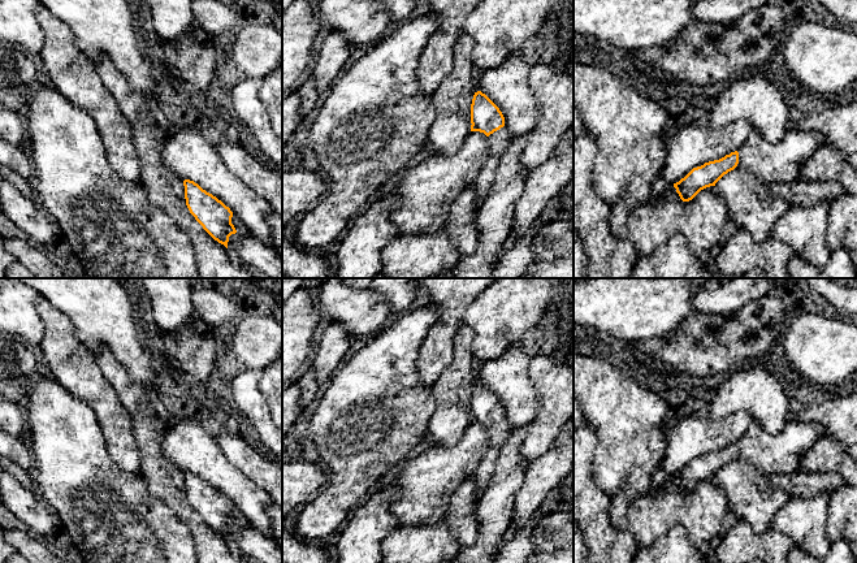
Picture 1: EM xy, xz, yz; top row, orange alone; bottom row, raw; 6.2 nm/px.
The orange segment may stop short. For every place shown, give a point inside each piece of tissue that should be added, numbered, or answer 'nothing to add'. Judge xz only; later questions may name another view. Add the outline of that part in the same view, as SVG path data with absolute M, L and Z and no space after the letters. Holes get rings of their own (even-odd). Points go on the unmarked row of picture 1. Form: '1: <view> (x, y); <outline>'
1: xz (498, 433); M505 417L488 428L489 447L482 460L471 476L475 478L476 494L479 497L481 497L482 491L488 486L489 478L494 472L499 451L507 441L510 432L511 430Z

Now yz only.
1: yz (773, 454); M792 417L778 434L766 433L757 423L740 436L739 455L758 467L766 476L796 471L806 449L824 433L822 425L795 421Z

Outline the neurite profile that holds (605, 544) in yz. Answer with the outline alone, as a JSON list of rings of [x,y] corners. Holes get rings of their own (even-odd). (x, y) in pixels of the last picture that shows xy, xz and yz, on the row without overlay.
[[[581,423],[574,430],[574,521],[579,524],[588,555],[585,563],[631,563],[636,553],[636,540],[628,530],[611,524],[613,498],[594,485],[592,462],[596,456],[597,436],[592,426]]]

